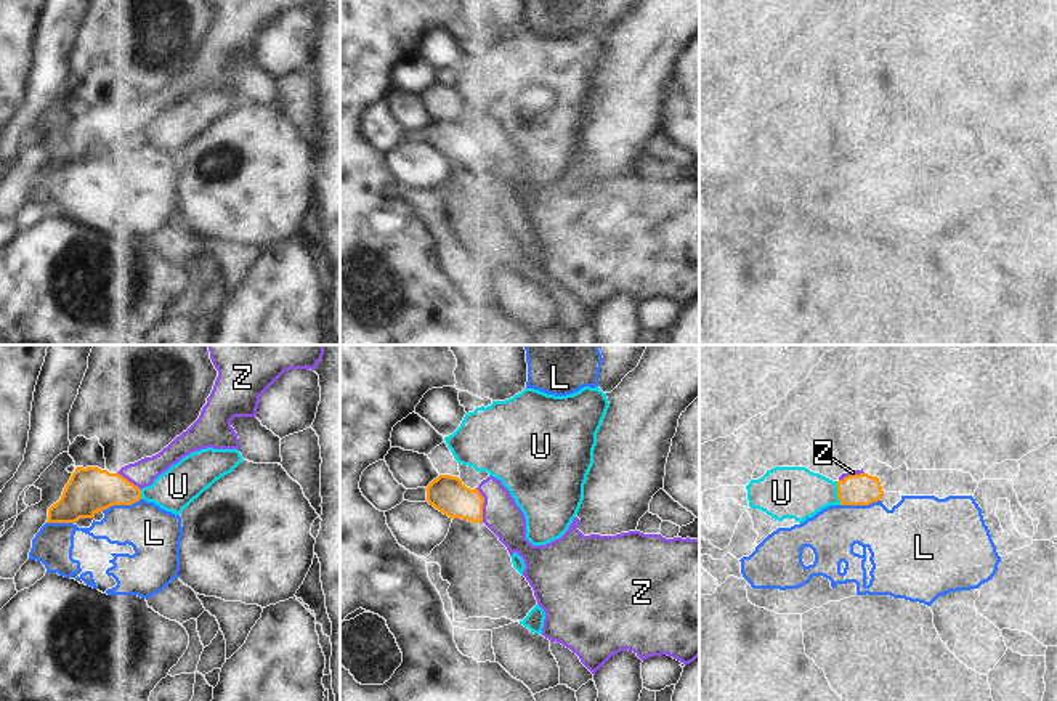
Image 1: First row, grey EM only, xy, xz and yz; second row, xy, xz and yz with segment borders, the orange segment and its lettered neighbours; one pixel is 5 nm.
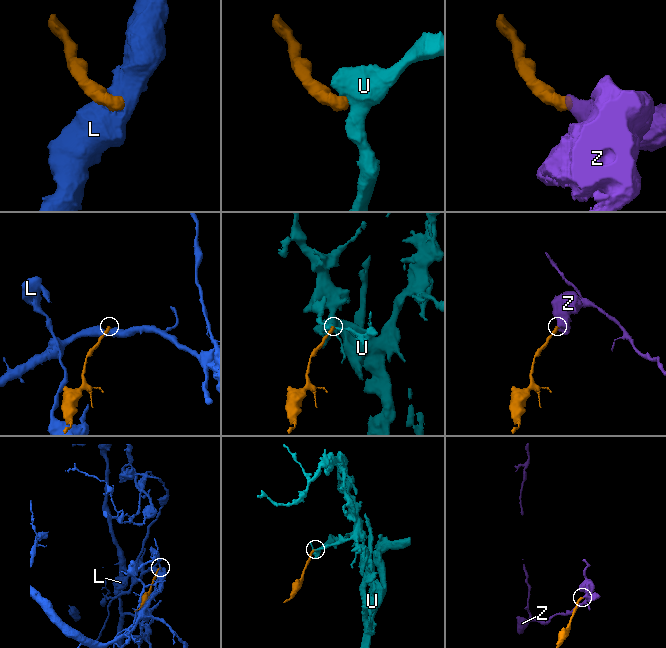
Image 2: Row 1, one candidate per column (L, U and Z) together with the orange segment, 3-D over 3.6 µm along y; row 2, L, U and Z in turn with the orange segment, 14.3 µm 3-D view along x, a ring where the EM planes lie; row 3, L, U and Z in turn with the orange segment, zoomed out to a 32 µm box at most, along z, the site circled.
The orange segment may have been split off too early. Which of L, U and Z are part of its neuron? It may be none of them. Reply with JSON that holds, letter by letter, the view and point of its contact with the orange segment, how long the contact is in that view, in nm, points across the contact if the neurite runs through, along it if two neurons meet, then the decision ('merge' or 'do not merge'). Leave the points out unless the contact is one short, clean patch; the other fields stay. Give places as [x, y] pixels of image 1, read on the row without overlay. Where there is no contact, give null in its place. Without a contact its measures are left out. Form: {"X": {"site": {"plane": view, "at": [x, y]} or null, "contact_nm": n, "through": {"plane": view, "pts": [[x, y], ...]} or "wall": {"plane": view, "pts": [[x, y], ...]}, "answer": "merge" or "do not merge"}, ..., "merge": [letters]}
{"L": {"site": {"plane": "yz", "at": [860, 145]}, "contact_nm": 200, "answer": "do not merge"}, "U": {"site": {"plane": "yz", "at": [838, 133]}, "contact_nm": 120, "wall": {"plane": "yz", "pts": [[836, 122], [836, 137], [841, 145]]}, "answer": "do not merge"}, "Z": {"site": {"plane": "xz", "at": [481, 146]}, "contact_nm": 180, "through": {"plane": "xz", "pts": [[448, 135], [456, 141], [481, 146], [493, 146], [501, 154]]}, "answer": "merge"}, "merge": ["Z"]}

